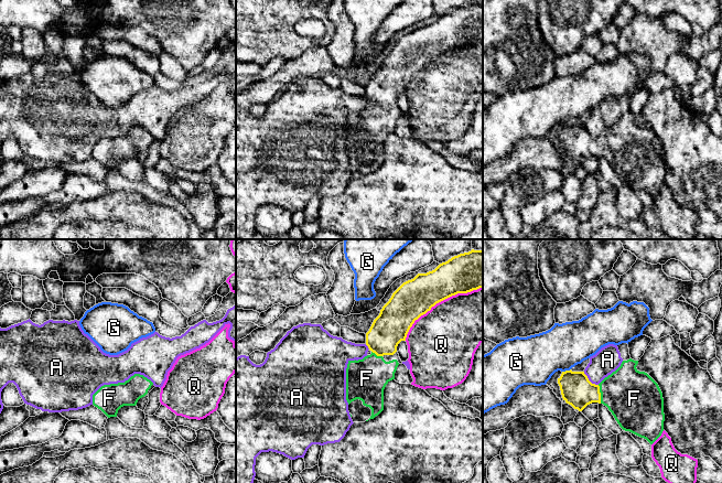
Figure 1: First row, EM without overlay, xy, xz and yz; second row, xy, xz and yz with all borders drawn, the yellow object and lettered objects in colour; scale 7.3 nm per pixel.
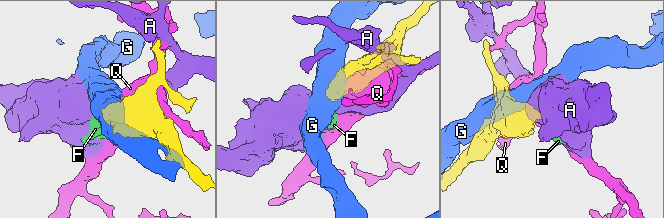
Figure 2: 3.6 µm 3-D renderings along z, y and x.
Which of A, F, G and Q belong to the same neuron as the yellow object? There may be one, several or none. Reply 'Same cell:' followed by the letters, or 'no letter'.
Same cell: F

